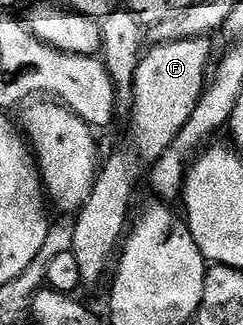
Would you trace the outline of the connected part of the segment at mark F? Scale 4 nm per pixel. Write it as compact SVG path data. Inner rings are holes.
M208 38L156 42L141 55L138 70L132 76L128 145L118 149L105 164L103 161L99 165L90 198L86 198L74 216L71 251L78 262L81 285L96 284L107 272L109 275L110 265L130 224L128 211L132 208L132 195L140 184L140 175L143 172L145 175L158 162L158 158L162 158L162 154L171 148L174 138L178 138L182 126L190 122L190 114L202 98L210 79L208 63L212 60L212 43Z

